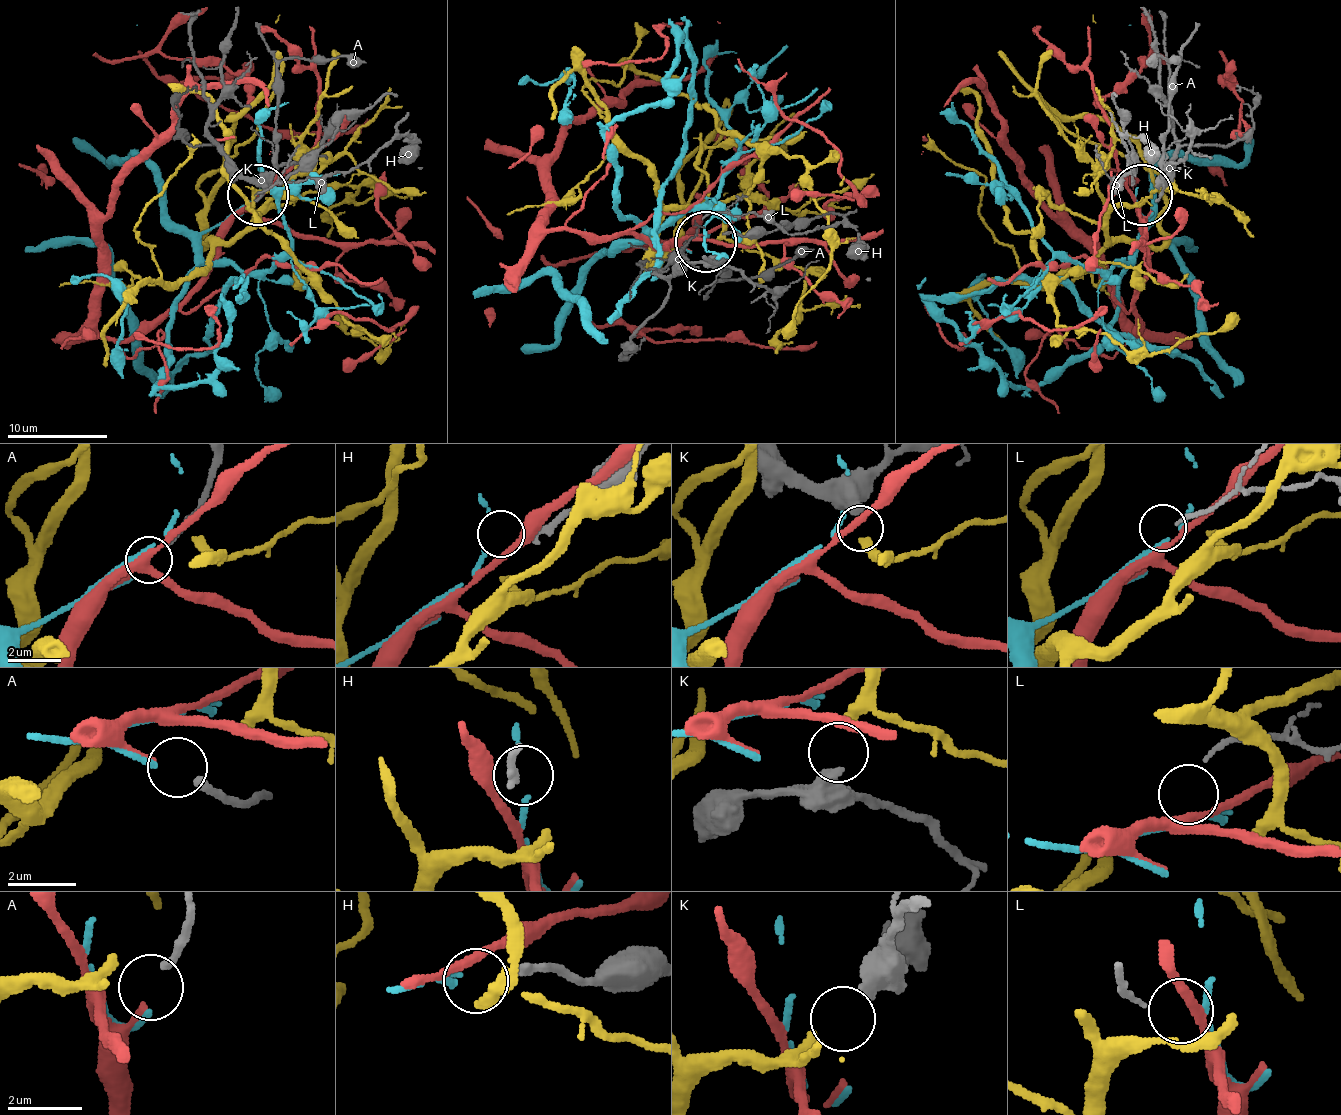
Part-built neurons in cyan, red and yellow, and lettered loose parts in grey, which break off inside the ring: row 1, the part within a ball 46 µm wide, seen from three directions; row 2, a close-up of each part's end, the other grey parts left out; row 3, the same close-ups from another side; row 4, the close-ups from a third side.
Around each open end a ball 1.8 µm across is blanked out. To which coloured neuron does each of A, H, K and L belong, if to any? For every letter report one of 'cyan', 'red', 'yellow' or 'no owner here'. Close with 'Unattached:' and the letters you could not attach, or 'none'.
A: red
H: cyan
K: yellow
L: no owner here
Unattached: L

